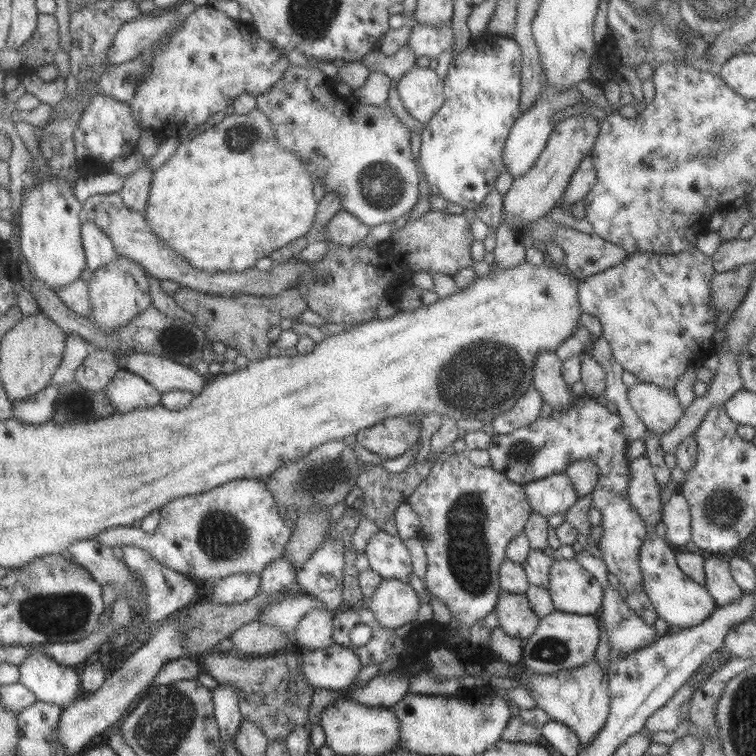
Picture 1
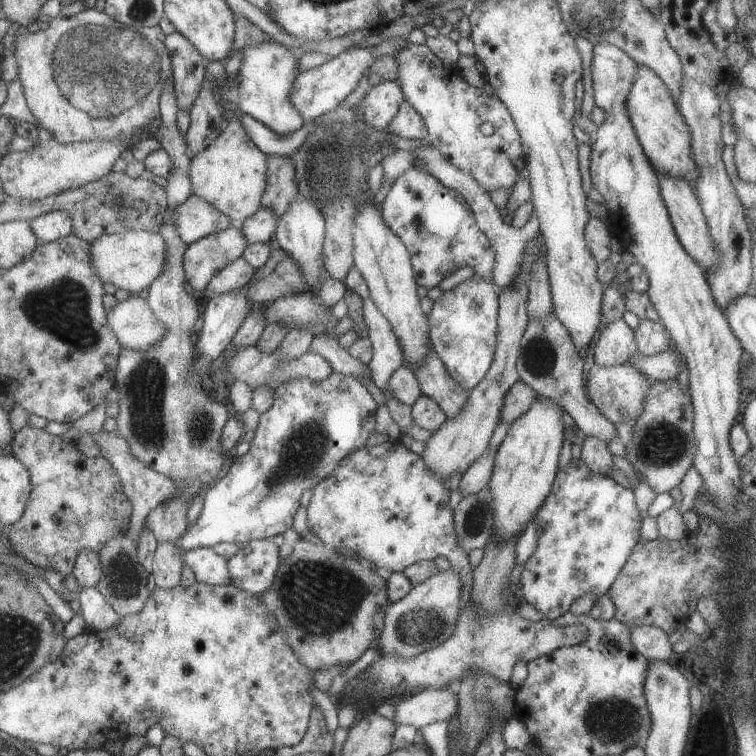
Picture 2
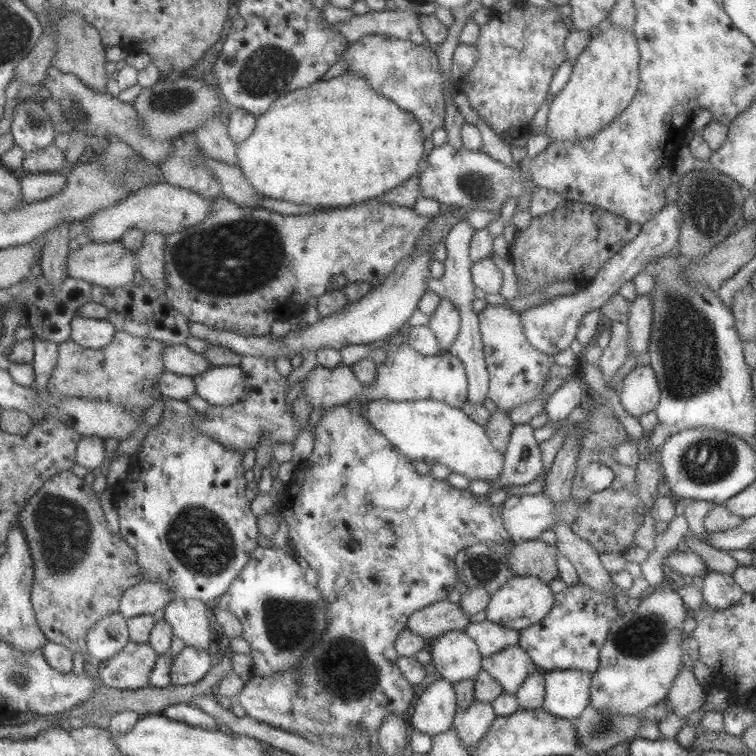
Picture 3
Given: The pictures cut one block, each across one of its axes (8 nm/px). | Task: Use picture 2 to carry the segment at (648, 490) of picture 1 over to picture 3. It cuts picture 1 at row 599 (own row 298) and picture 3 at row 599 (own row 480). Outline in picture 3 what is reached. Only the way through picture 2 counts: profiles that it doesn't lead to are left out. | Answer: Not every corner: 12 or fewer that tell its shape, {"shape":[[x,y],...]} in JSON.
{"shape":[[708,570],[704,605],[727,610],[746,595],[729,574]]}

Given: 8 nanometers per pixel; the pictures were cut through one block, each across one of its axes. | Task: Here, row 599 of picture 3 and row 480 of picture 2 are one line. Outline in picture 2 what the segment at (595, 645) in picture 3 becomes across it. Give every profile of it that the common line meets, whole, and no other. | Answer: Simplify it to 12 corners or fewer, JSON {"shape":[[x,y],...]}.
{"shape":[[581,460],[535,514],[522,599],[607,594],[641,540],[633,490]]}

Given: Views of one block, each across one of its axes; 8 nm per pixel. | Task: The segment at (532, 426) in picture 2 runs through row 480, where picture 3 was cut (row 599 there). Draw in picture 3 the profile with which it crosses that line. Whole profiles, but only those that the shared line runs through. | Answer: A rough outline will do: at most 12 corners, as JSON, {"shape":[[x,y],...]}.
{"shape":[[536,576],[490,595],[486,620],[516,631],[541,622],[555,594]]}

